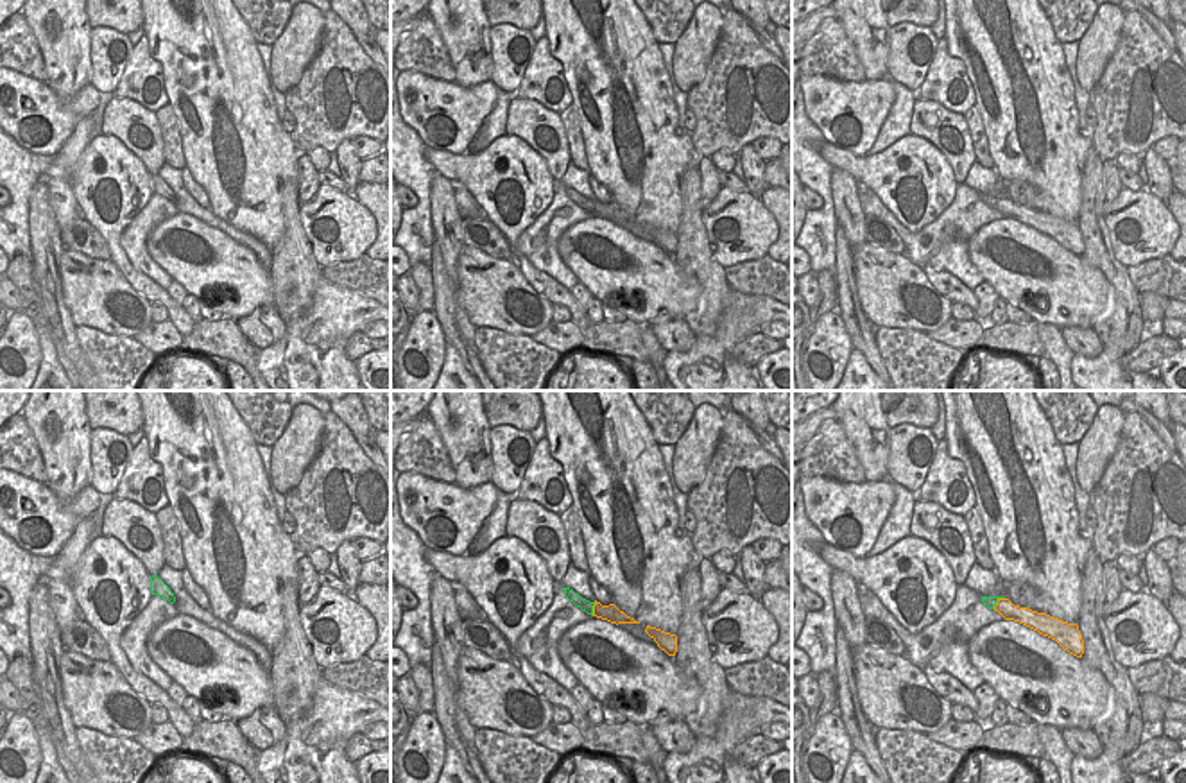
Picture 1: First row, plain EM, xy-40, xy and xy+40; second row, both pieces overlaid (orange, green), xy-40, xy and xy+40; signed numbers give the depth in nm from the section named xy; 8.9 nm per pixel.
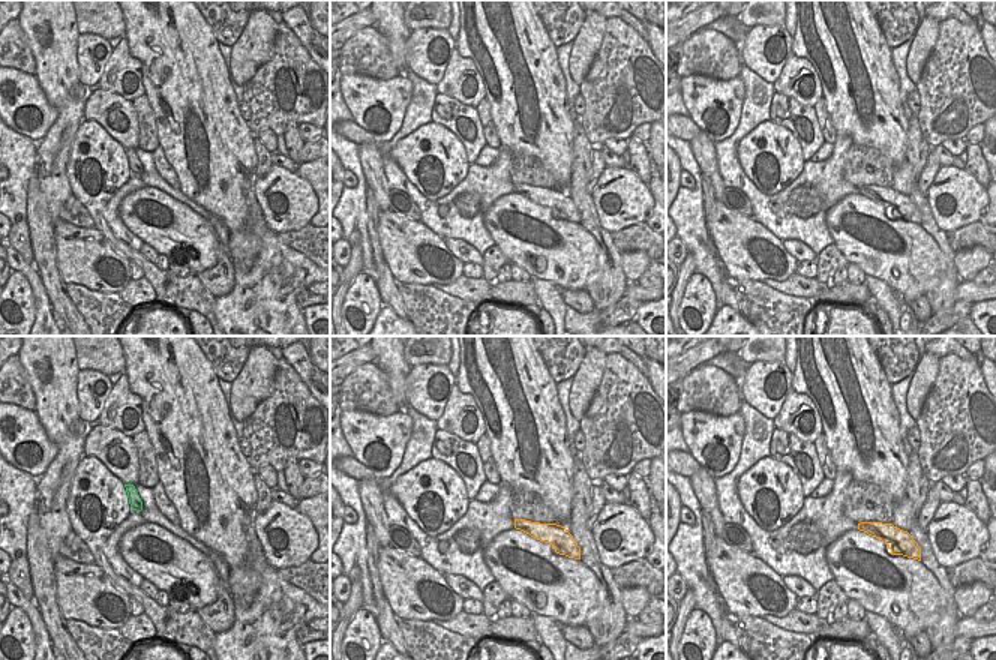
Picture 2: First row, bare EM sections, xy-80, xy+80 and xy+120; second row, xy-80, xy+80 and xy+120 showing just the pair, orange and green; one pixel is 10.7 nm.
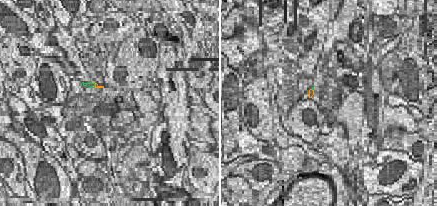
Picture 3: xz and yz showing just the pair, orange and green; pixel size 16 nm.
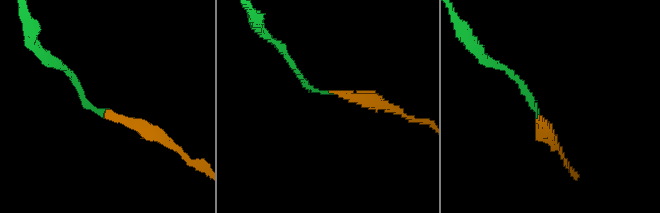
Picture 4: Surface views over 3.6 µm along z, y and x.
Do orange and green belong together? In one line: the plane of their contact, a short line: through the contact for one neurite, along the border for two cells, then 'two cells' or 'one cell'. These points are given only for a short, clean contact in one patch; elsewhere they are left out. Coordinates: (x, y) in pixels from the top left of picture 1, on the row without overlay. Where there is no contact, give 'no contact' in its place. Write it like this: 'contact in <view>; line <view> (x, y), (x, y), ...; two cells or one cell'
contact in xy; line xy (611, 212), (593, 208), (574, 196); one cell

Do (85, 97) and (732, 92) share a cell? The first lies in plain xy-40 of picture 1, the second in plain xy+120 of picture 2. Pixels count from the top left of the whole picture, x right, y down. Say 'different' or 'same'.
same

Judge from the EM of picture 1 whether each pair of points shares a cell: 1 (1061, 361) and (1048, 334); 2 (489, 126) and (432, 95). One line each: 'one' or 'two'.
1: one
2: two

